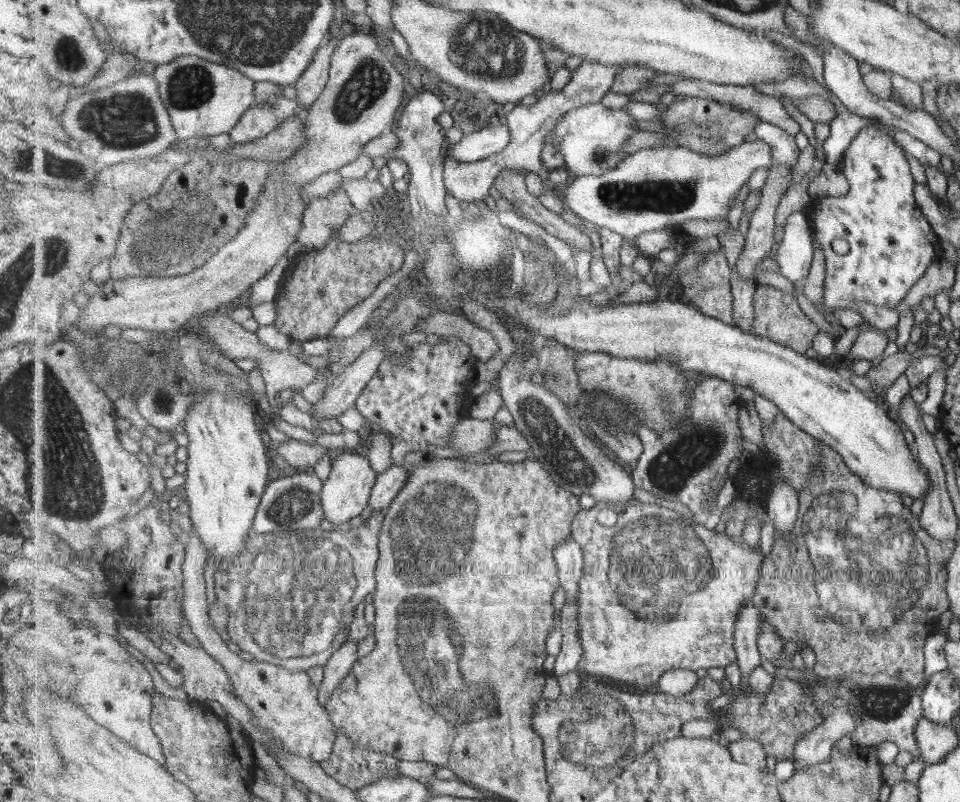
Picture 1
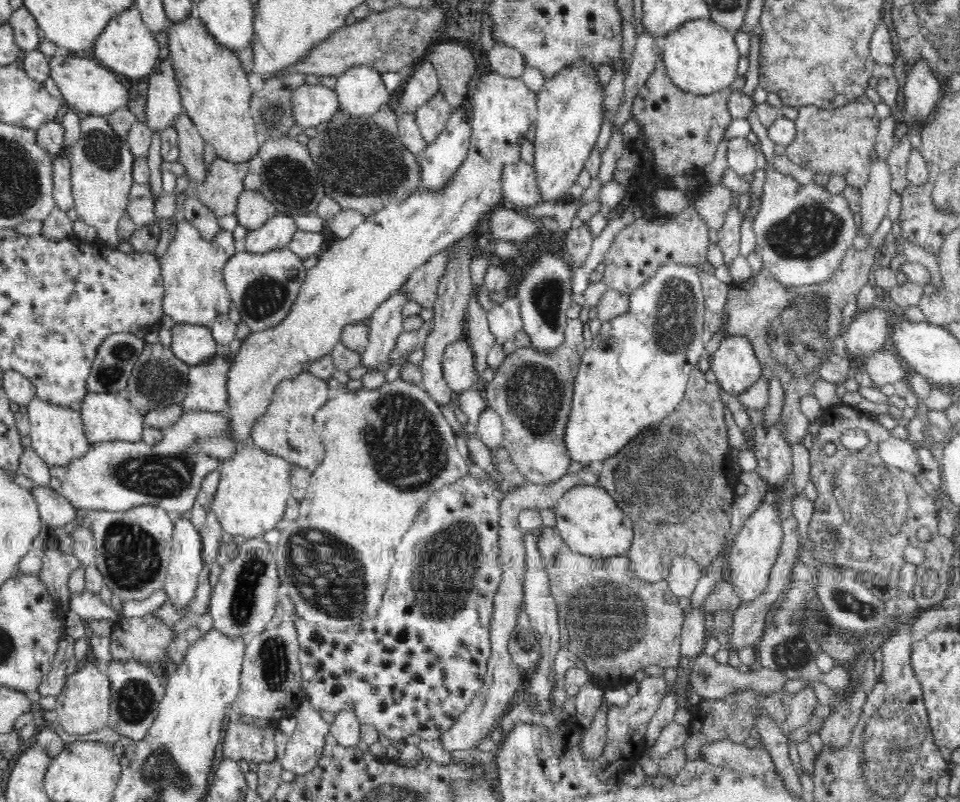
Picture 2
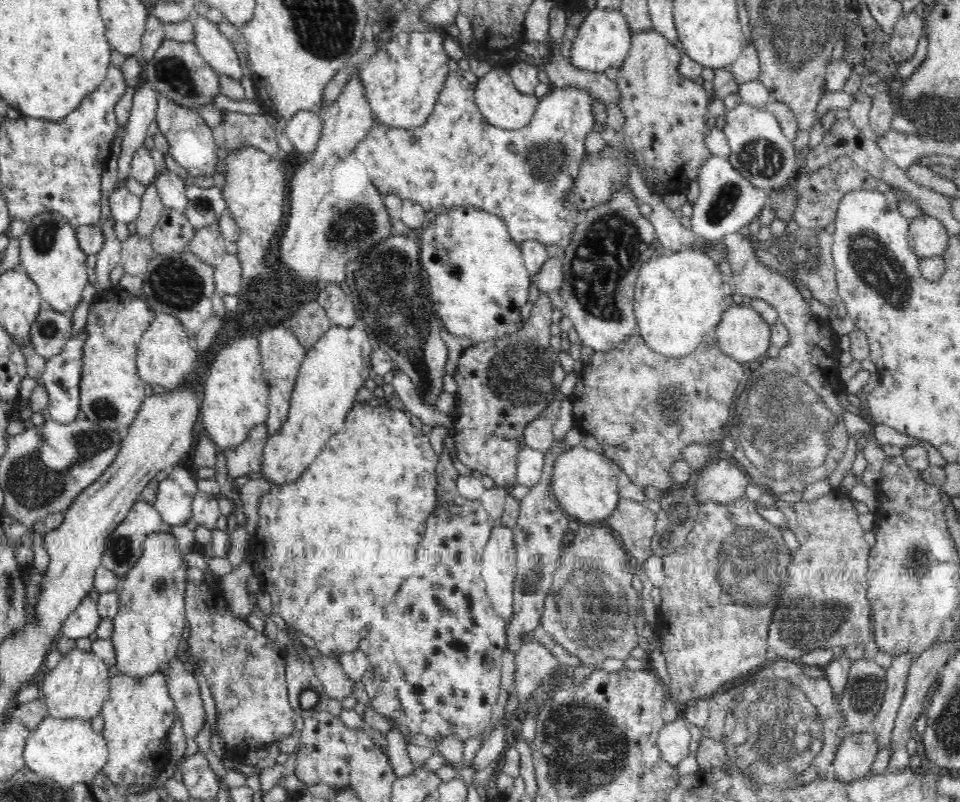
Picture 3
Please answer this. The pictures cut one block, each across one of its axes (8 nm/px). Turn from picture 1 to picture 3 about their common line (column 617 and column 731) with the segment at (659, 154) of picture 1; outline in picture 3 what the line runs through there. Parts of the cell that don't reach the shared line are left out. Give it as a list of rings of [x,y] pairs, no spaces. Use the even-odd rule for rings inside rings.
[[[710,156],[700,164],[695,179],[699,185],[698,200],[694,202],[692,232],[710,241],[720,241],[724,236],[745,231],[764,208],[768,191],[757,189],[748,179],[734,170],[728,158]]]

